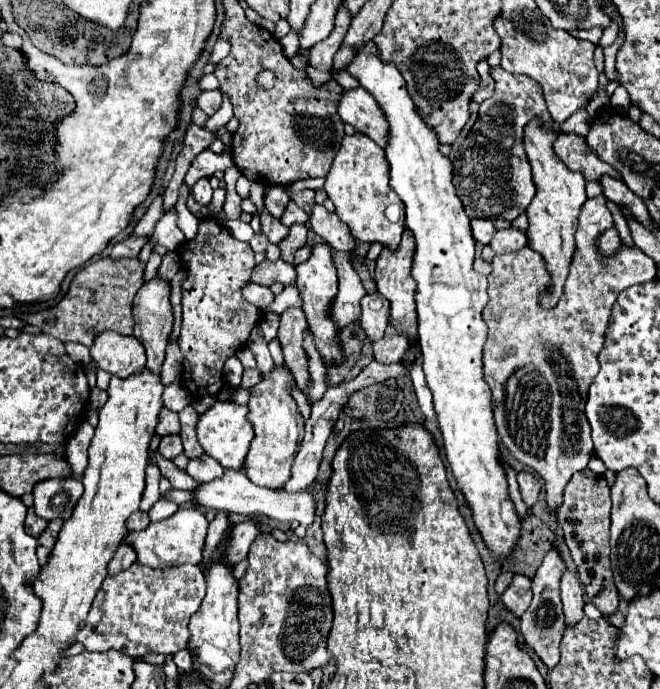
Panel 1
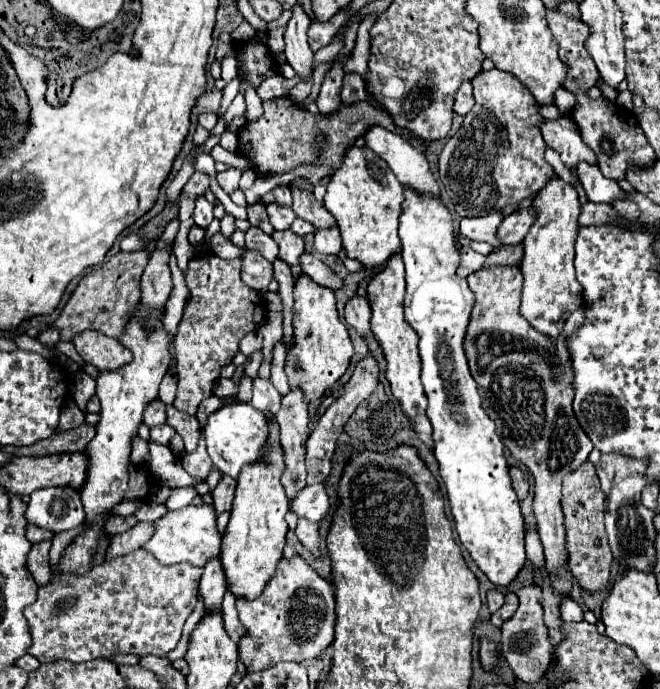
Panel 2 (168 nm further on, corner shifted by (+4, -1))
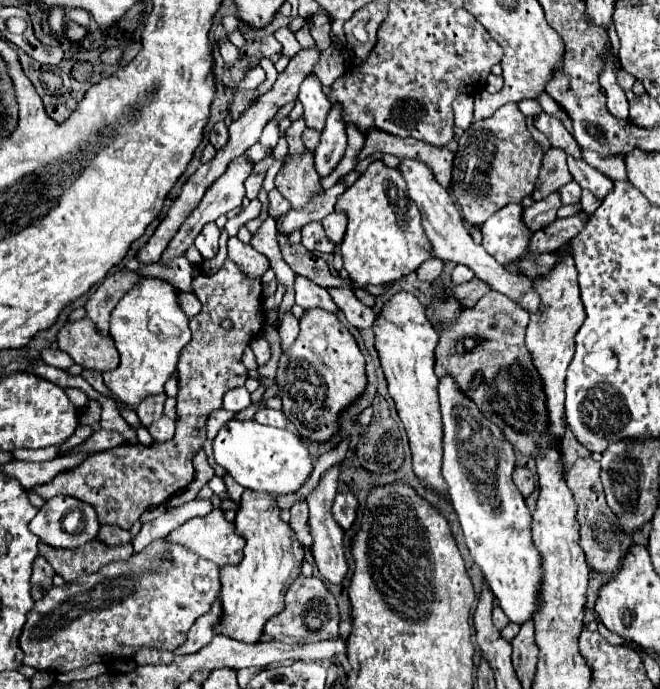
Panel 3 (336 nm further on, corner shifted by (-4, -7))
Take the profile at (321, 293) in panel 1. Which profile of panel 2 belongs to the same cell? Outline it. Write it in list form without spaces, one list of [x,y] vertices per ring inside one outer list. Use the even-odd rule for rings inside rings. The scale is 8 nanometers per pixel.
[[[304,275],[296,281],[294,287],[292,325],[292,349],[286,355],[284,371],[288,375],[290,389],[304,389],[304,401],[312,403],[320,399],[346,373],[354,355],[354,347],[344,323],[338,319],[334,293],[326,287],[316,285],[310,277]]]

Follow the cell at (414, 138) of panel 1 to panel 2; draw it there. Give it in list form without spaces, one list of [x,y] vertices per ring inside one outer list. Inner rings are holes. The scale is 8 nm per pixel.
[[[412,189],[404,191],[404,213],[400,215],[402,259],[408,283],[404,313],[420,337],[422,385],[428,397],[434,457],[446,485],[460,543],[494,585],[508,587],[526,563],[526,527],[520,501],[510,485],[504,445],[496,433],[496,425],[480,405],[482,399],[462,349],[474,293],[466,279],[456,275],[460,253],[452,233],[450,211],[440,199],[422,197]]]

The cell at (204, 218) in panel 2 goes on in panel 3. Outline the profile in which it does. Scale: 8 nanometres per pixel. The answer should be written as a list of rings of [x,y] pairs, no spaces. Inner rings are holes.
[[[216,223],[204,225],[200,235],[196,237],[194,245],[202,253],[204,259],[212,259],[218,253],[218,237],[220,237],[220,229],[216,227]]]

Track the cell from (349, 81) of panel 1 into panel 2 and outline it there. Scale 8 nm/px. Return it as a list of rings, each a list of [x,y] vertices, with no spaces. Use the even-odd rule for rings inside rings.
[[[352,73],[344,77],[344,87],[342,87],[342,103],[350,105],[356,101],[366,99],[366,87],[364,87],[364,79],[360,73]]]

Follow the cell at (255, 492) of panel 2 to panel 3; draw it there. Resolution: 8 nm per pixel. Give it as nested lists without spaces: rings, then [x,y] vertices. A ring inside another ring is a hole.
[[[244,491],[234,525],[236,533],[246,541],[244,559],[238,565],[226,565],[220,569],[220,601],[224,613],[216,631],[244,643],[256,643],[260,641],[264,623],[284,609],[284,591],[290,587],[292,579],[300,575],[304,547],[294,537],[292,527],[280,519],[276,497],[266,491]]]

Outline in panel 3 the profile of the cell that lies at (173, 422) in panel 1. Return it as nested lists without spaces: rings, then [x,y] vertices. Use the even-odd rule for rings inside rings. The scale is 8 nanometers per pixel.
[[[160,393],[160,395],[152,395],[152,397],[144,399],[144,403],[140,403],[140,407],[136,409],[136,415],[140,417],[142,425],[148,427],[164,415],[164,401],[166,401],[166,393]]]

